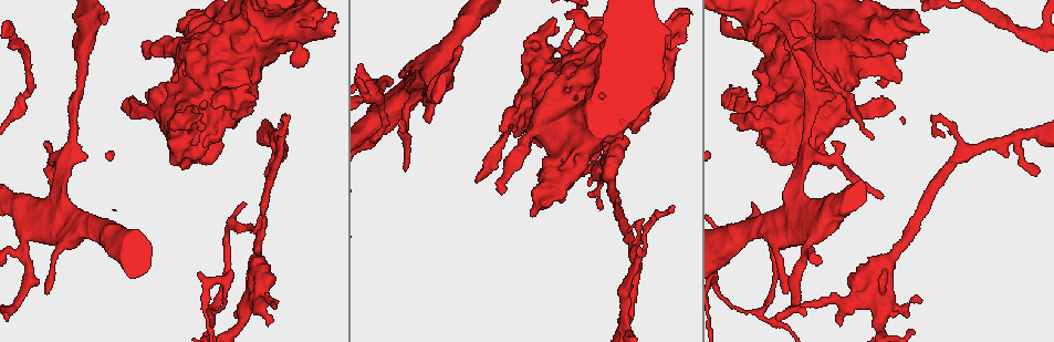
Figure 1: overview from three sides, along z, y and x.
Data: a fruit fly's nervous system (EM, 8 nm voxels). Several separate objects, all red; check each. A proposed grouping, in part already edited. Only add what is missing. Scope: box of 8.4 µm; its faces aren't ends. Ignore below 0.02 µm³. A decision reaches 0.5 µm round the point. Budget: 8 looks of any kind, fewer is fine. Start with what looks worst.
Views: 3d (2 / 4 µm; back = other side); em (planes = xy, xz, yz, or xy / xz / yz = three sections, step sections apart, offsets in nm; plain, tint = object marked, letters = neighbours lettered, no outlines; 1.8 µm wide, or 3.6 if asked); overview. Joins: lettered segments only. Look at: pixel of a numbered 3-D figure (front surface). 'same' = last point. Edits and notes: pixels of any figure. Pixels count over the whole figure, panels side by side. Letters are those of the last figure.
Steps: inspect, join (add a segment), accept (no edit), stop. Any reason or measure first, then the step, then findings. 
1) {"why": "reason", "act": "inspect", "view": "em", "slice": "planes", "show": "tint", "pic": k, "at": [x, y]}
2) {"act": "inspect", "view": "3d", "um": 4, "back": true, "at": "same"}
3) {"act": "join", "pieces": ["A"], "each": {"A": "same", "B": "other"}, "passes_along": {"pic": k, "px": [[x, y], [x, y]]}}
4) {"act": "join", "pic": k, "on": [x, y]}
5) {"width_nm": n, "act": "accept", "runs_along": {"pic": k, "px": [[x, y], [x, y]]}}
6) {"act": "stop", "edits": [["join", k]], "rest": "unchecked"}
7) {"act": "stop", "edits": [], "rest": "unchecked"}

{"why": "thin end", "act": "inspect", "view": "3d", "um": 4, "pic": 1, "at": [274, 133]}

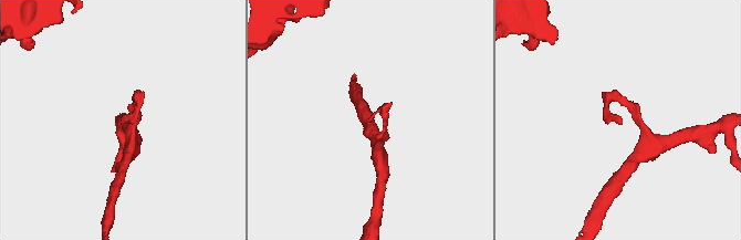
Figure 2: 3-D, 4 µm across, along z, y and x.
{"act": "inspect", "view": "em", "slice": "xz", "step": 4, "show": "tint", "pic": 2, "at": [621, 123]}

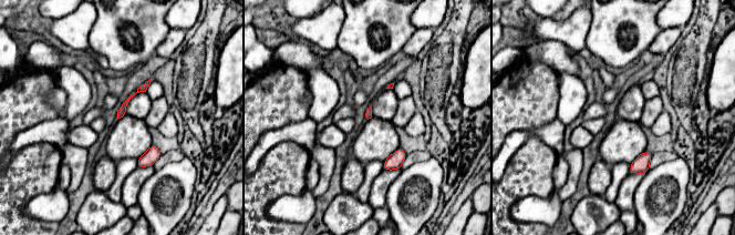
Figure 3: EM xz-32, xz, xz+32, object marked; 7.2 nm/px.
{"act": "inspect", "view": "em", "slice": "planes", "show": "letters", "at": "same"}

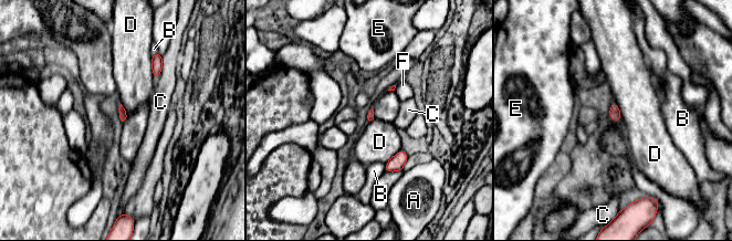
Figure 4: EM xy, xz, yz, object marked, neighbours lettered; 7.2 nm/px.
{"act": "accept", "each": {"A": "other", "B": "other", "C": "other", "D": "other", "E": "other", "F": "other"}, "border": {"pic": 4, "px": [[150, 56], [150, 67], [154, 77]]}, "found": "none of them fits"}

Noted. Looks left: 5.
{"why": "touches itself", "act": "inspect", "view": "3d", "um": 4, "pic": 1, "at": [828, 130]}

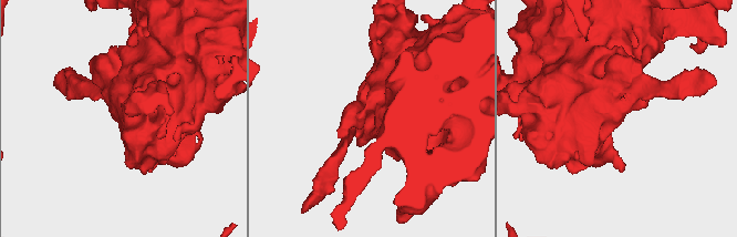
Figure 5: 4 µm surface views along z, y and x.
{"act": "inspect", "view": "em", "slice": "yz", "step": 4, "show": "tint", "pic": 5, "at": [619, 116]}

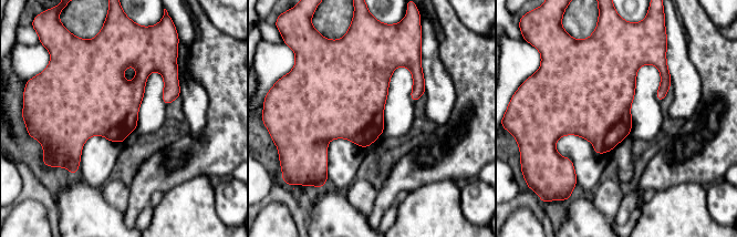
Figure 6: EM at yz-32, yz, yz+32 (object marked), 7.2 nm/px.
{"why": "cut it another way", "act": "inspect", "view": "em", "slice": "planes", "show": "letters", "at": "same"}

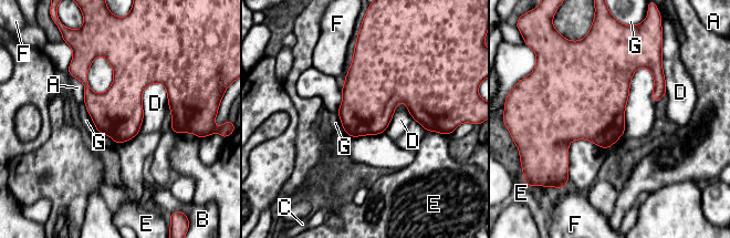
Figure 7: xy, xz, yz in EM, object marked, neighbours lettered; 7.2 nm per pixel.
{"width_nm": 360, "act": "accept", "each": {"A": "other", "B": "other", "C": "other", "D": "other", "E": "other", "F": "other", "G": "other"}, "border": {"pic": 7, "px": [[160, 82], [143, 92], [138, 132]]}, "found": "no lettered segment goes on from it"}

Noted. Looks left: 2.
{"act": "stop", "edits": [], "rest": "unchecked"}

